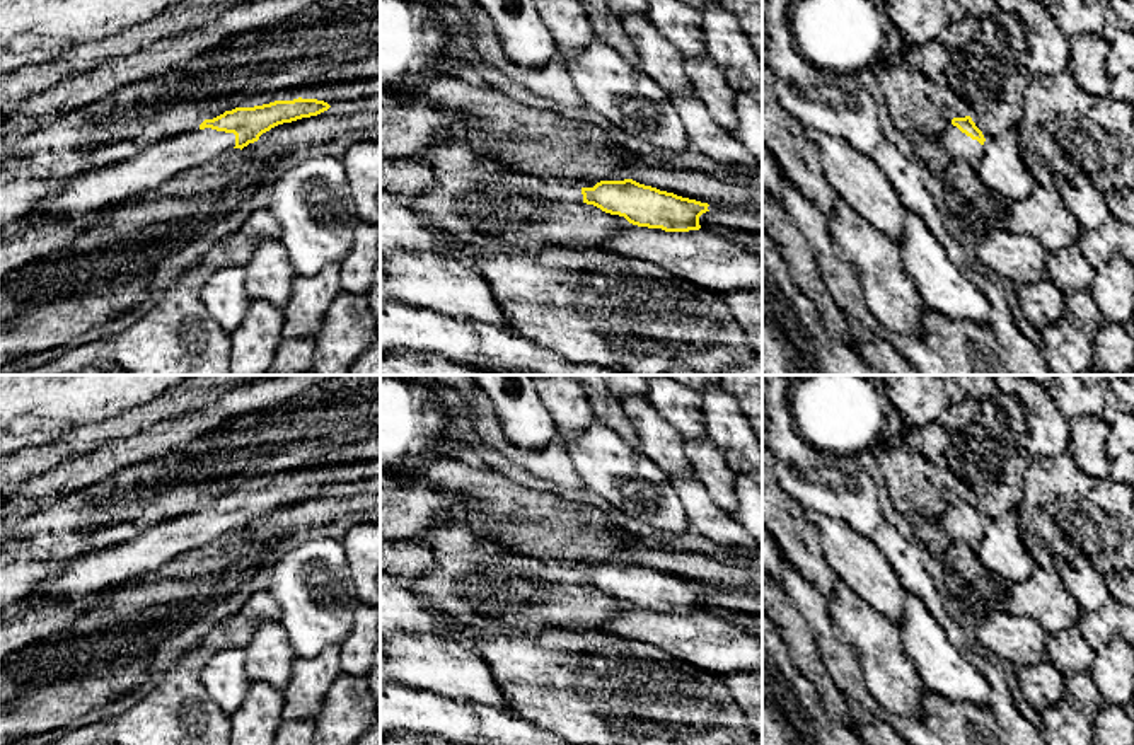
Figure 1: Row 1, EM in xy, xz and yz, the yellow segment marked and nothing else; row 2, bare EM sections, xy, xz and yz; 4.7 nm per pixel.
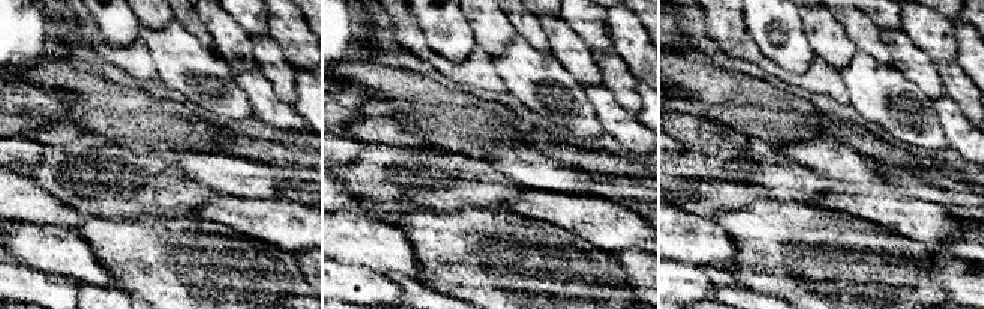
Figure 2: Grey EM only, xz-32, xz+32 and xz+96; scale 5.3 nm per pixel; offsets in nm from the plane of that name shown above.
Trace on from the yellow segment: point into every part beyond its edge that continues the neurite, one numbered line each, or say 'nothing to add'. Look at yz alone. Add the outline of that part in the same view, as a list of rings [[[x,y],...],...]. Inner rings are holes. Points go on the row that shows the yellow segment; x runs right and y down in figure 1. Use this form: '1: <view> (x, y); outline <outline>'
1: yz (959, 145); outline [[[953,124],[946,128],[940,140],[952,159],[963,159],[972,165],[984,152],[984,145],[981,145],[977,140],[972,140]]]

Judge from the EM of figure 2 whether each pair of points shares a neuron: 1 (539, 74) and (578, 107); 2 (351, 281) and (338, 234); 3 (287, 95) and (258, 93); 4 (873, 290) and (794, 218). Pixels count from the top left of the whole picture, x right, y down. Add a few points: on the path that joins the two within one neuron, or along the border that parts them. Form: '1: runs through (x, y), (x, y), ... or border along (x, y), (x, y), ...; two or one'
1: runs through (548, 83), (554, 83), (569, 98); one
2: border along (338, 260), (365, 264), (381, 272); two
3: border along (257, 66), (273, 90), (291, 105); two
4: runs through (854, 270), (830, 246), (813, 237); one

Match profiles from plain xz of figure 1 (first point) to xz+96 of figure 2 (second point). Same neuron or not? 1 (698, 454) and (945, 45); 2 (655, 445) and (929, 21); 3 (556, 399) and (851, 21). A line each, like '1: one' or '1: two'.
1: two
2: two
3: two

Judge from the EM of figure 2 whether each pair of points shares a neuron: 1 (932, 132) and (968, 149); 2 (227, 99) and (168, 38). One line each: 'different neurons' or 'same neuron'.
1: different neurons
2: same neuron

